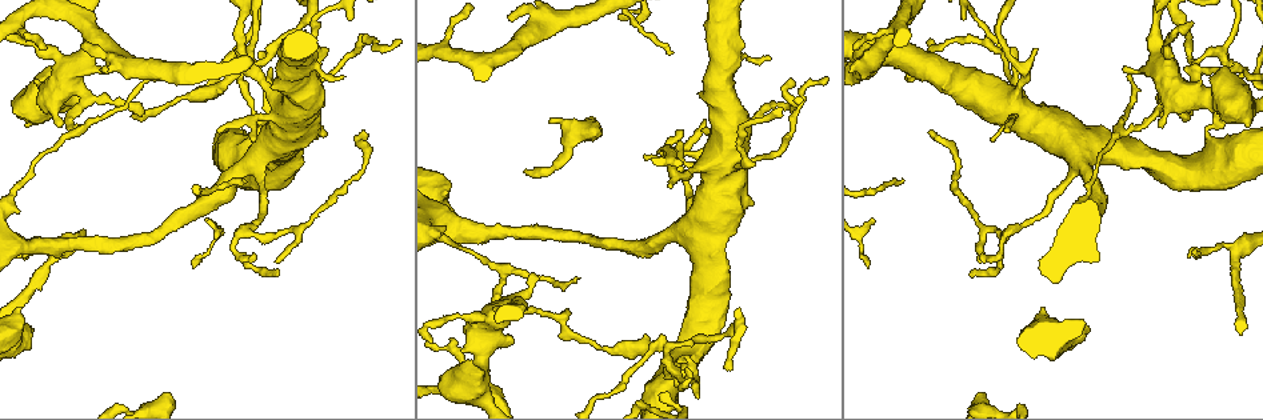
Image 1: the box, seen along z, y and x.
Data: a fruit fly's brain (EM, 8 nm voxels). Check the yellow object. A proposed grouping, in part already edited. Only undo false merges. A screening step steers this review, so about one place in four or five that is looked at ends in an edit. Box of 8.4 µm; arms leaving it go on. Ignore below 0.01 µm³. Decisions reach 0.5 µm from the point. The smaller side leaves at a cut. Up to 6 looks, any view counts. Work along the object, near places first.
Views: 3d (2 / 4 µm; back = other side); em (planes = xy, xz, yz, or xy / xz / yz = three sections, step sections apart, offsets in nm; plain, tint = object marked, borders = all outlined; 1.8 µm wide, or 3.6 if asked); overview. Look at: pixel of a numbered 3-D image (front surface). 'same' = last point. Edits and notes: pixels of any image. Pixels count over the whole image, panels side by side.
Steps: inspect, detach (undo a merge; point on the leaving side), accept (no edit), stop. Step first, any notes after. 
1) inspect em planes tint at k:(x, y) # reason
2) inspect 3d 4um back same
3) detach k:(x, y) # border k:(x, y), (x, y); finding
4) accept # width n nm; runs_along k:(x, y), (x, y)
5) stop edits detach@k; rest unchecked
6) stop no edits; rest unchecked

inspect 3d 4um at 1:(243, 233) # three-way junction

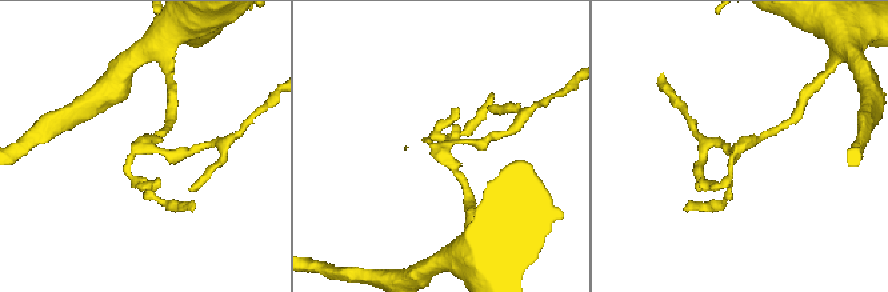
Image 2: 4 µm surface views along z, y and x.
inspect em planes borders at 2:(738, 148)

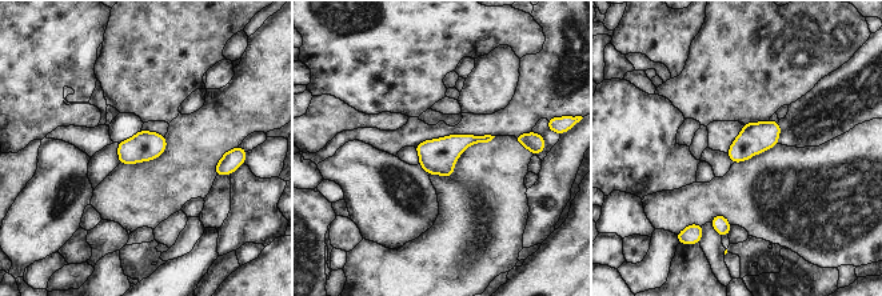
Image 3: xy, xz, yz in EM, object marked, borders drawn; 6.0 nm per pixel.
accept # all the same neuron

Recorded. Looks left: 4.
inspect em 3.6um planes tint at 1:(1007, 91) # abrupt turn

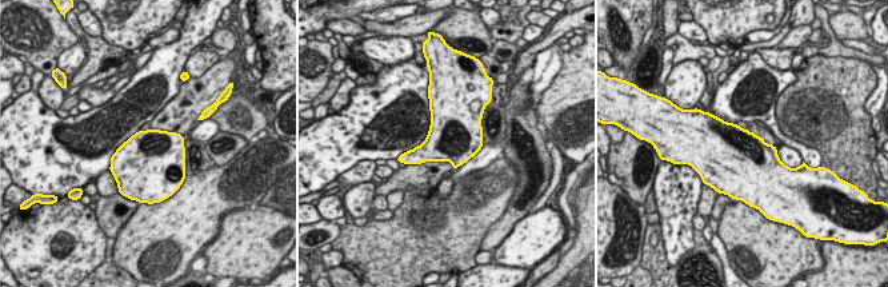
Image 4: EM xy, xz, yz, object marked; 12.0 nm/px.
accept # one neuron here

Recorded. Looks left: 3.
inspect em 3.6um planes tint at 1:(73, 134) # arms part here

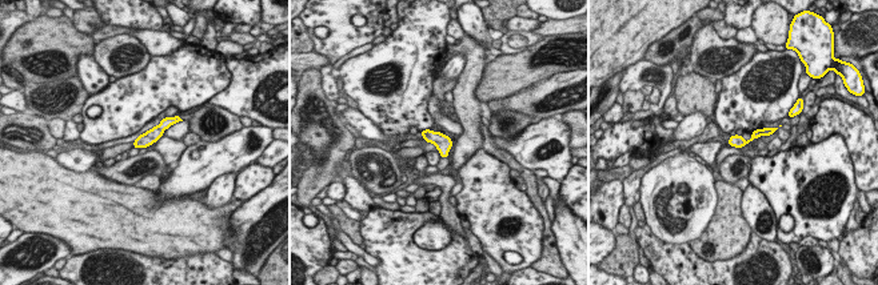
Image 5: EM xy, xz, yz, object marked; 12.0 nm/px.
detach 5:(766, 131) # border 5:(759, 129), (761, 135); two neurons meet here

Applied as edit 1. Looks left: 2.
stop edits detach@5; rest unchecked

